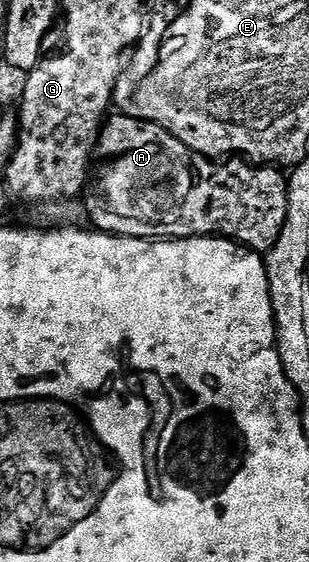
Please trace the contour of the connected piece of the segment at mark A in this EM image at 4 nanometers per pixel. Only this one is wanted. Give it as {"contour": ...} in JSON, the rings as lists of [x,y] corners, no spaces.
{"contour":[[[112,114],[99,132],[97,155],[103,158],[103,164],[97,167],[99,179],[90,180],[81,203],[87,206],[88,217],[96,223],[92,224],[108,235],[152,241],[219,236],[233,239],[253,251],[266,253],[279,239],[287,220],[289,179],[278,166],[255,166],[242,158],[231,157],[226,160],[227,167],[222,167],[219,164],[222,162],[190,151],[180,139],[156,123],[146,123],[132,115]]]}

